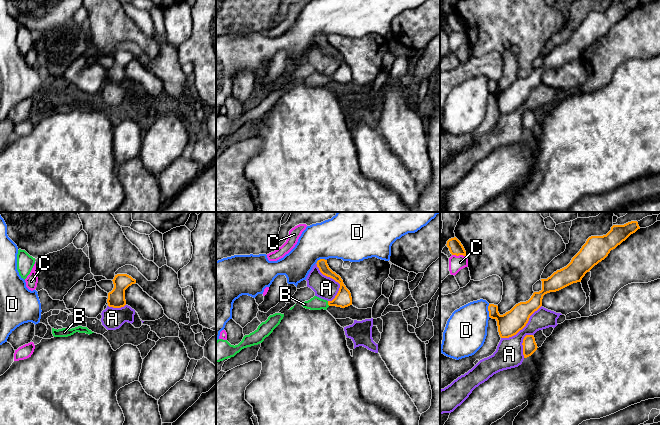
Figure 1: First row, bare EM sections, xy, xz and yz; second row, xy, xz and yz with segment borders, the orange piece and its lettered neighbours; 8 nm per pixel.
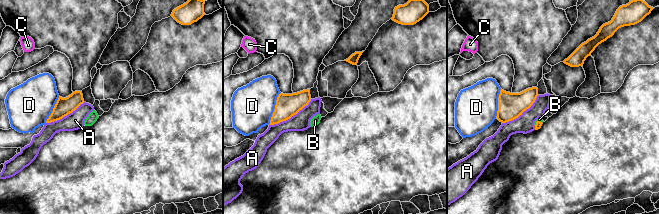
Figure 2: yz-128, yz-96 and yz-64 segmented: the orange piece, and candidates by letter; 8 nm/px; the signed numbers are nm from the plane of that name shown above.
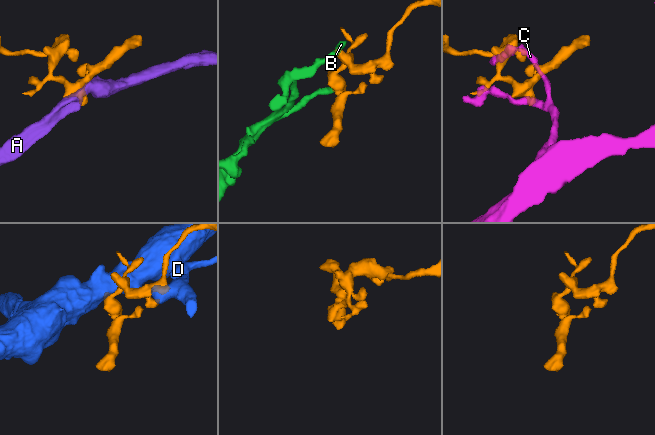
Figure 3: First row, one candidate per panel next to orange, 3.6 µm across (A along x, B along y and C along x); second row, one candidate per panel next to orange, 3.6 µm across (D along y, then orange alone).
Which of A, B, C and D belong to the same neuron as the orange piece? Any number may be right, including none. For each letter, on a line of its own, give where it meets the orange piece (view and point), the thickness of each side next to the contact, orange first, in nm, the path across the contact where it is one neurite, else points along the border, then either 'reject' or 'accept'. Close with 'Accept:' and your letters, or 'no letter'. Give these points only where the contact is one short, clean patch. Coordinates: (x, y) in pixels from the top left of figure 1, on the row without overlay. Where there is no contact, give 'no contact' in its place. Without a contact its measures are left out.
A: contact xz (334, 55); calibres 130 and 180 nm; reject
B: contact xz (328, 79); calibres 130 and 110 nm; way xz (343, 75), (328, 79), (315, 79); accept
C: contact yz (459, 30); calibres 110 and 120 nm; border yz (452, 30), (465, 32); reject
D: contact yz (488, 86); calibres 190 and 340 nm; reject
Accept: B

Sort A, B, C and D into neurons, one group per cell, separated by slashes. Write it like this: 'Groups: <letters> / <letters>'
Groups: A / B / C / D

